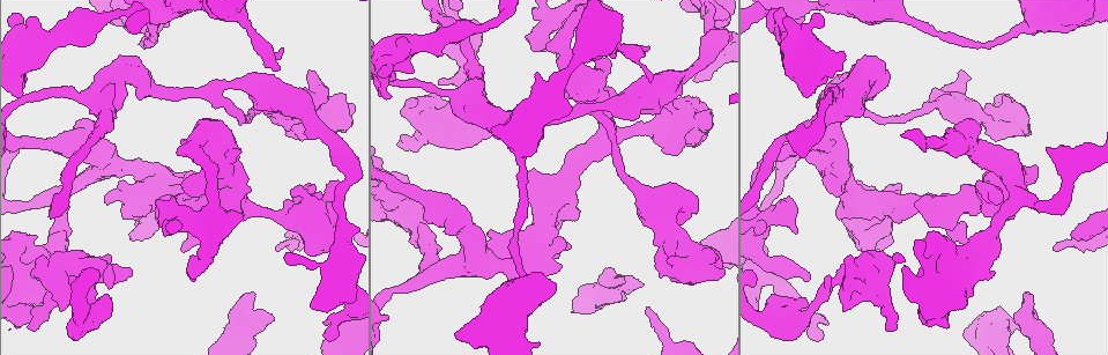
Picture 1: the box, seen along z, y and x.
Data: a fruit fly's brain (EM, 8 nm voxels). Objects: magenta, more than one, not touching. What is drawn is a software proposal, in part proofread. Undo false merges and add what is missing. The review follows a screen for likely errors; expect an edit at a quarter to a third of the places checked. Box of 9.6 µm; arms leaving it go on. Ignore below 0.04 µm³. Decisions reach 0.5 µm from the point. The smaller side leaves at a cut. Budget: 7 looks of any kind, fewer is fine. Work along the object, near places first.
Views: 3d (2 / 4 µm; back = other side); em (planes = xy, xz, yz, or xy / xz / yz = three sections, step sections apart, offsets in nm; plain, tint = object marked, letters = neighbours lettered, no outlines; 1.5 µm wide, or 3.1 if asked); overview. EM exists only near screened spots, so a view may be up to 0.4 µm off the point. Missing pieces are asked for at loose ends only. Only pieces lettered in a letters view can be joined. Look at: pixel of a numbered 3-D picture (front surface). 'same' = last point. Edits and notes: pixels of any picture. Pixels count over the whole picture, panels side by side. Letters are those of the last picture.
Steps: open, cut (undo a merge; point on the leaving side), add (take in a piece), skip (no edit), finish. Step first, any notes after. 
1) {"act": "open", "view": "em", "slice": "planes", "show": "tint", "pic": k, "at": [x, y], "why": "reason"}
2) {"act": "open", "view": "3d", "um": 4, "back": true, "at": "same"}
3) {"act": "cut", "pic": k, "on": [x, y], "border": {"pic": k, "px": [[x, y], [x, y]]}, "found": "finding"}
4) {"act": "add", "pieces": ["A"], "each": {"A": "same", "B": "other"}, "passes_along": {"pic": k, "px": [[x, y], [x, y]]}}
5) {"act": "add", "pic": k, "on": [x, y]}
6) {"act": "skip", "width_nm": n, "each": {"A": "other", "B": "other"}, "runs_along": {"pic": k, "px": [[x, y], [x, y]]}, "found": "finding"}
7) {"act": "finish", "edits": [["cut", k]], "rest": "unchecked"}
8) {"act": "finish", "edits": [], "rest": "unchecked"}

{"act": "open", "view": "em", "slice": "xz", "step": 8, "show": "letters", "pic": 1, "at": [61, 141], "why": "calibre changes"}

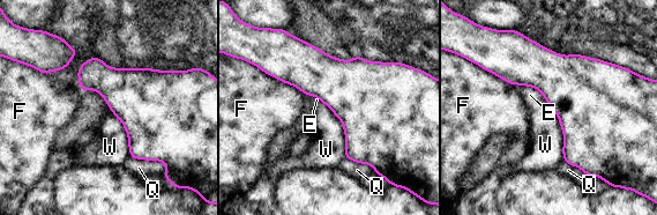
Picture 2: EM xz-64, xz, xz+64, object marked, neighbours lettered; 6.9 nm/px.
{"act": "skip", "each": {"E": "other", "F": "other", "Q": "other", "W": "other"}, "border": {"pic": 2, "px": [[320, 101], [342, 124], [345, 157]]}, "found": "continuous, no second neuron"}

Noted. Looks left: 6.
{"act": "open", "view": "em", "slice": "planes", "show": "letters", "pic": 1, "at": [295, 186], "why": "branch stops here"}

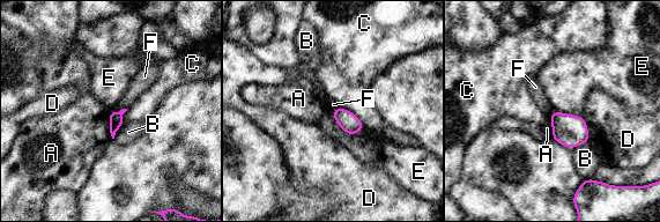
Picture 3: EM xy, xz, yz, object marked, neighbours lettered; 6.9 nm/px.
{"act": "skip", "each": {"A": "other", "B": "other", "C": "other", "D": "other", "E": "other", "F": "other"}, "border": {"pic": 3, "px": [[332, 109], [342, 130], [363, 130]]}, "found": "none of them fits"}

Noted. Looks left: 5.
{"act": "open", "view": "3d", "um": 4, "back": true, "pic": 1, "at": [278, 53], "why": "free end"}

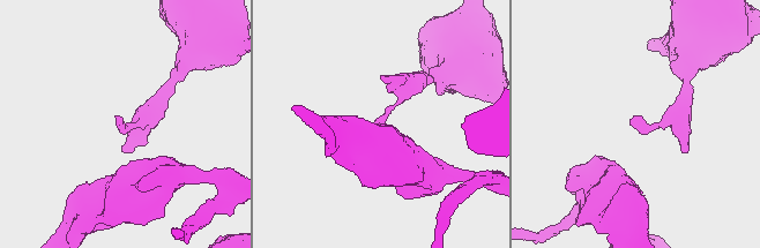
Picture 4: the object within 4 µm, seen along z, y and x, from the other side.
{"act": "open", "view": "em", "slice": "planes", "show": "letters", "pic": 4, "at": [120, 122]}

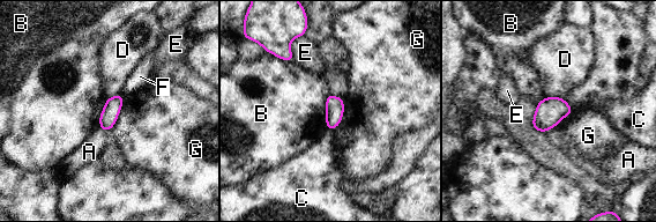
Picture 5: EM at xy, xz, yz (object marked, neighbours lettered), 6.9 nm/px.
{"act": "skip", "width_nm": 120, "each": {"A": "other", "B": "other", "C": "other", "D": "other", "E": "other", "F": "other", "G": "other"}, "border": {"pic": 5, "px": [[330, 94], [326, 98], [326, 127]]}, "found": "none of them fits"}

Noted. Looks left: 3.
{"act": "finish", "edits": [], "rest": "unchecked"}

